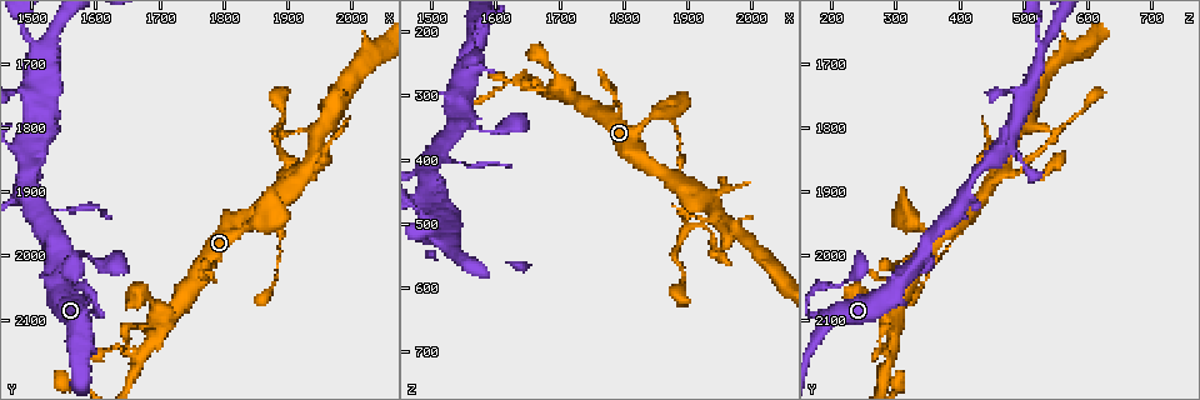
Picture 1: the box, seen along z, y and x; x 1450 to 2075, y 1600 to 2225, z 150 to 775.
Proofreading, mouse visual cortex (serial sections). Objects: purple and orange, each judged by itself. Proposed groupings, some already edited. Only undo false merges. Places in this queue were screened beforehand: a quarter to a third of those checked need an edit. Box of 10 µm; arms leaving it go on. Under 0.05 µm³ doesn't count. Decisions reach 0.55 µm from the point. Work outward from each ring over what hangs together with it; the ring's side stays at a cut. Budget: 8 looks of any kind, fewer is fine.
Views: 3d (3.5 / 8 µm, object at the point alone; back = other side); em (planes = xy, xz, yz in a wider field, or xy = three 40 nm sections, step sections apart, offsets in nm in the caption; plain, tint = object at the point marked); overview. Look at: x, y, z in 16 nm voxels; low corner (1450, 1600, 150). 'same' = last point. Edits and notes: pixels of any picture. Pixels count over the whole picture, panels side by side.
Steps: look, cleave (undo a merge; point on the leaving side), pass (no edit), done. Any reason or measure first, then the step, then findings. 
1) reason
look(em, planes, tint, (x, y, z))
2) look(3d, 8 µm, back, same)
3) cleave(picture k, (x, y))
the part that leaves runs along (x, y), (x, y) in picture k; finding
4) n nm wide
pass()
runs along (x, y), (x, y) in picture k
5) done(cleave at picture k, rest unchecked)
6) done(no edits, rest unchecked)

thin neck
look(3d, 3.5 µm, (1595, 2005, 355))

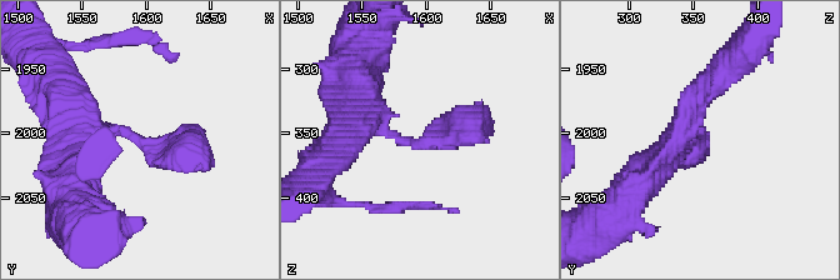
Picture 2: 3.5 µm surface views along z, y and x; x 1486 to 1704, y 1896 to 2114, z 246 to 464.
arms of 350, 350 nm
look(em, xy, step 2, tint, (1594, 2004, 358))

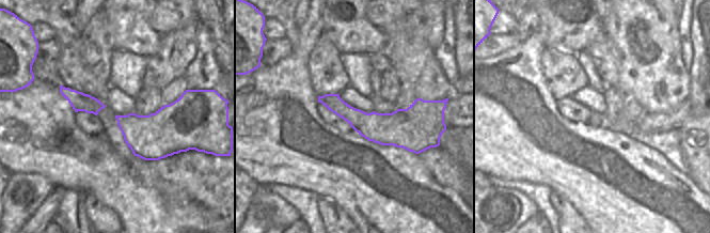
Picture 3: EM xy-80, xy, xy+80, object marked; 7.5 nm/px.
pass()
runs along (320, 98), (361, 122), (425, 107) in picture 3; one cell here

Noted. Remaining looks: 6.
arms part here
look(3d, 3.5 µm, (1865, 1930, 420))

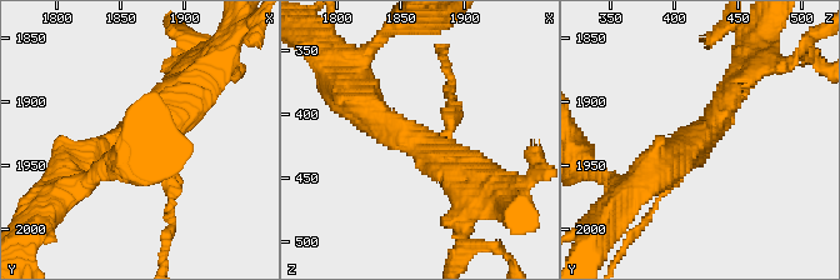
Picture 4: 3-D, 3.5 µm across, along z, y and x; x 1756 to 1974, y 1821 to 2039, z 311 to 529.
look(em, xy, step 3, tint, (1866, 1924, 422))

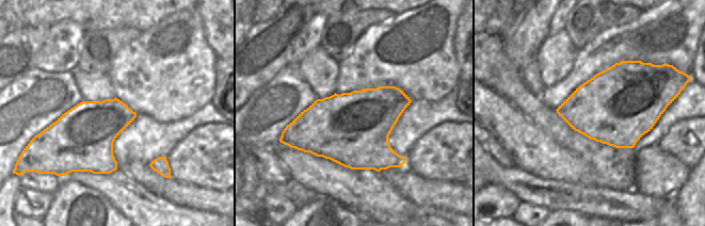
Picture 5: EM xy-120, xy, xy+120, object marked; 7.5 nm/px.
3 arms; arms of 200, 350, 450 nm
pass()
runs along (75, 169), (151, 130), (201, 88) in picture 4; continuous, no second cell

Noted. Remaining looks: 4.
arms part here
look(3d, 8 µm, (1905, 1860, 505))

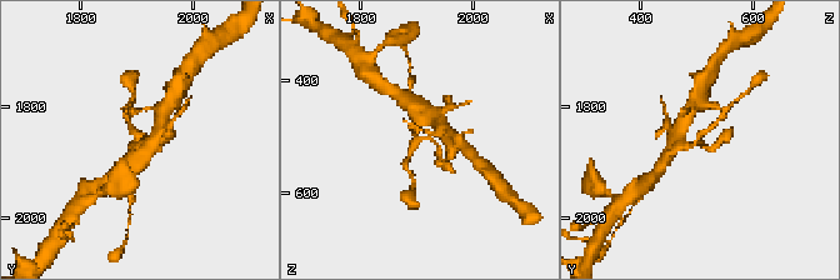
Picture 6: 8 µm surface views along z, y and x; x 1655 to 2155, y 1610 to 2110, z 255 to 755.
look(em, xy, step 2, tint, same)

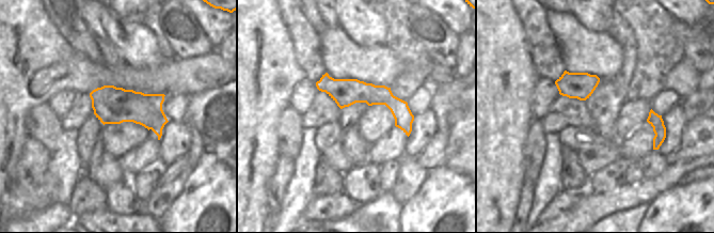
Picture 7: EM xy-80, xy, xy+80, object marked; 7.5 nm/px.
pass()
all the same cell

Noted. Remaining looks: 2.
done(no edits, rest unchecked)

